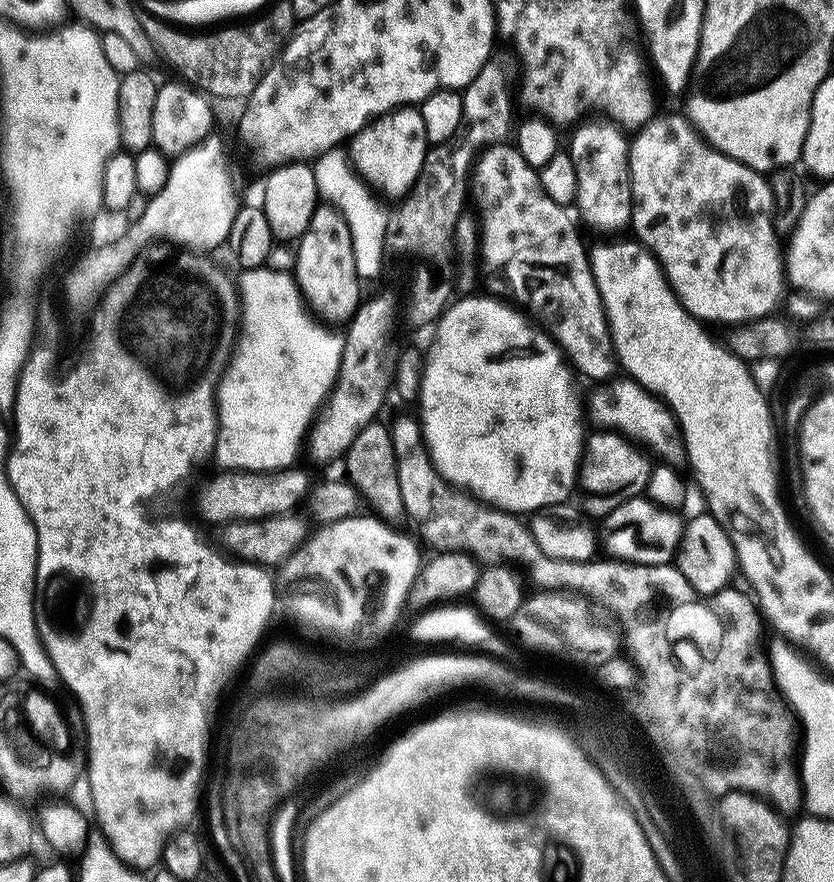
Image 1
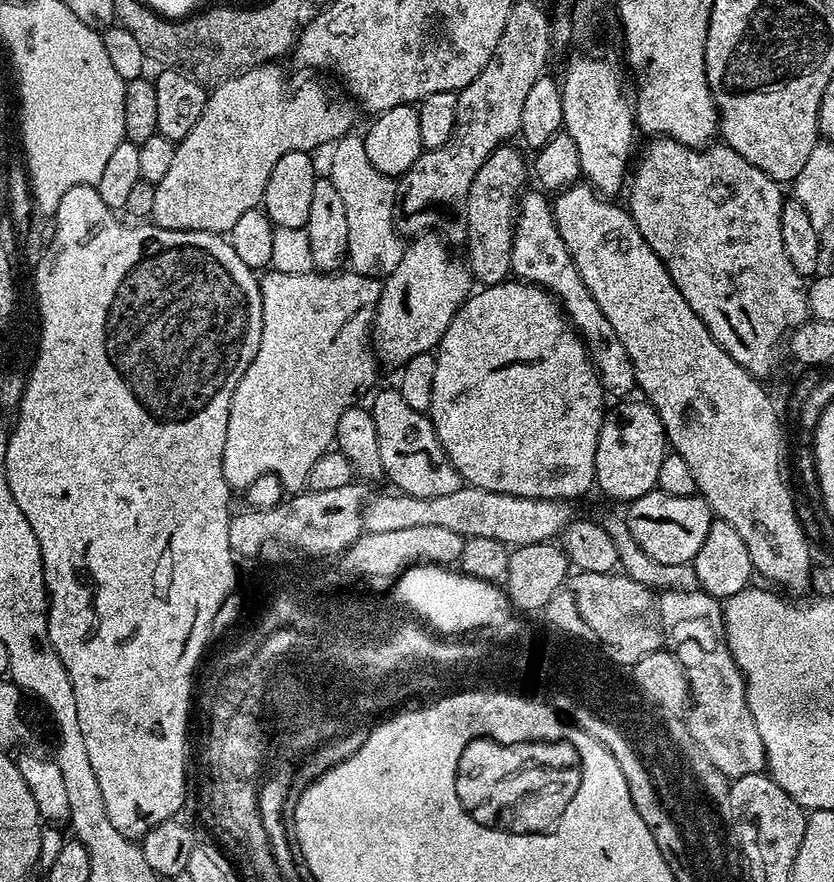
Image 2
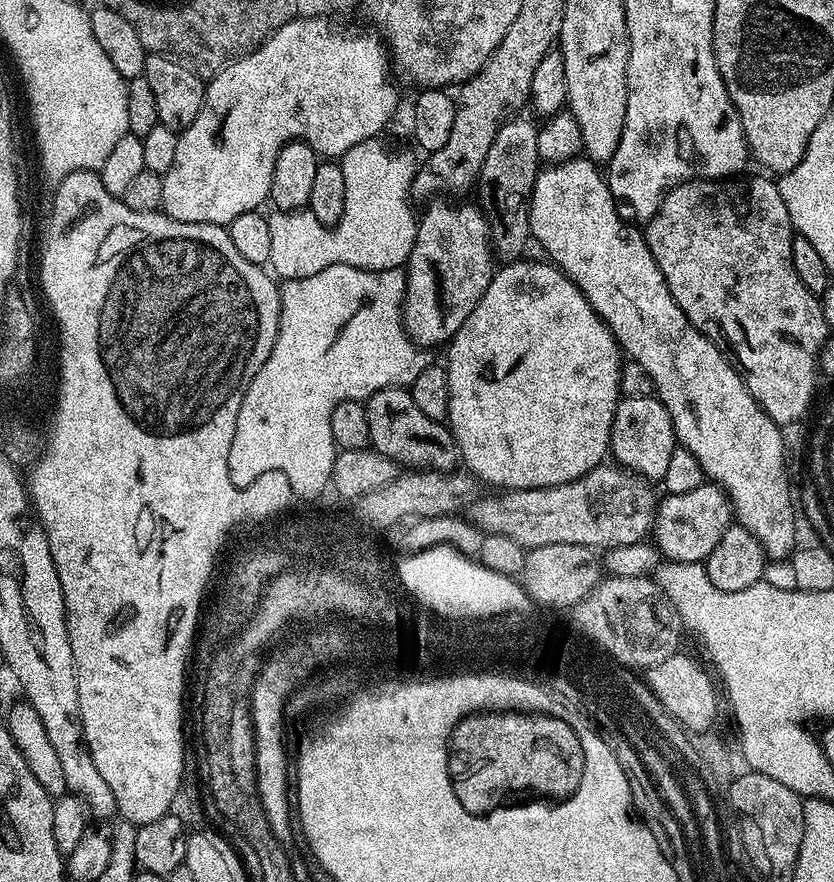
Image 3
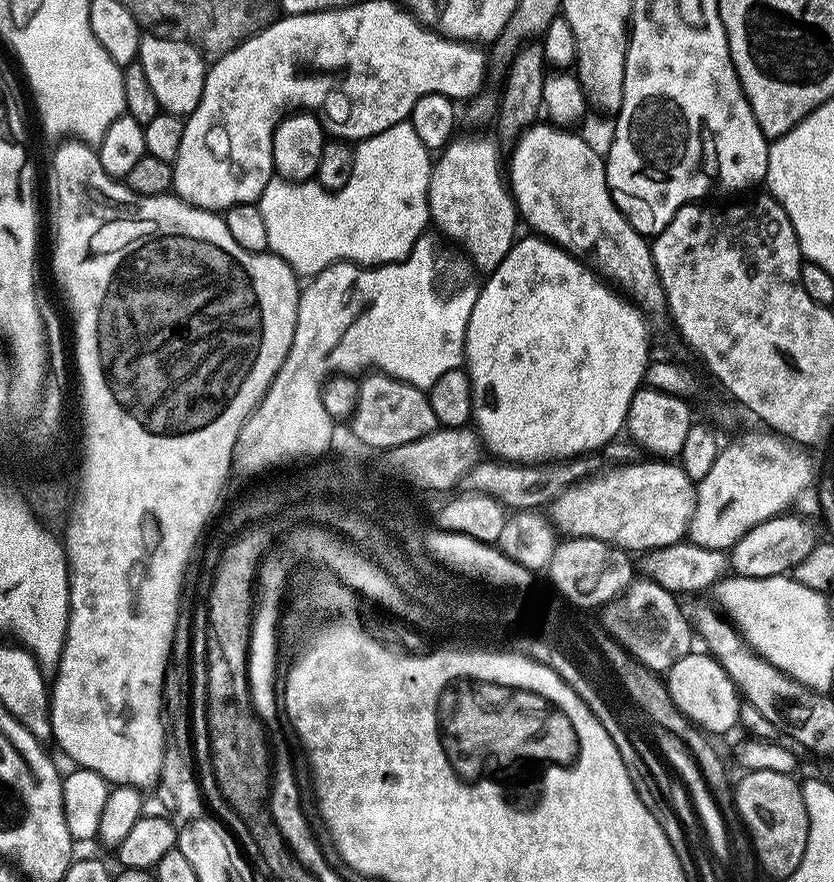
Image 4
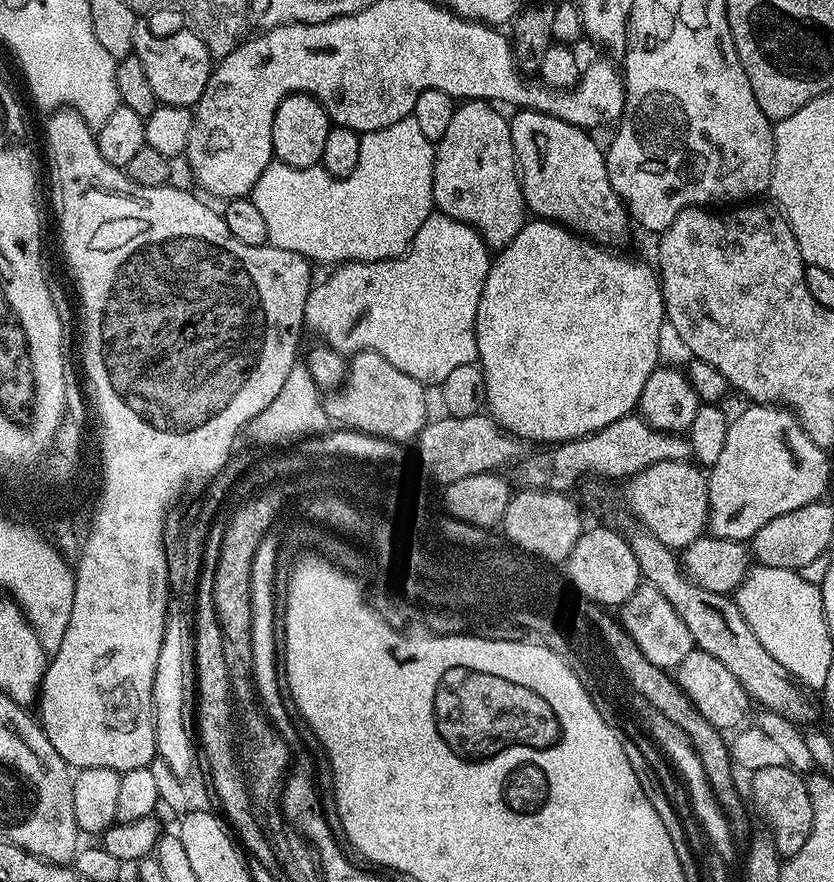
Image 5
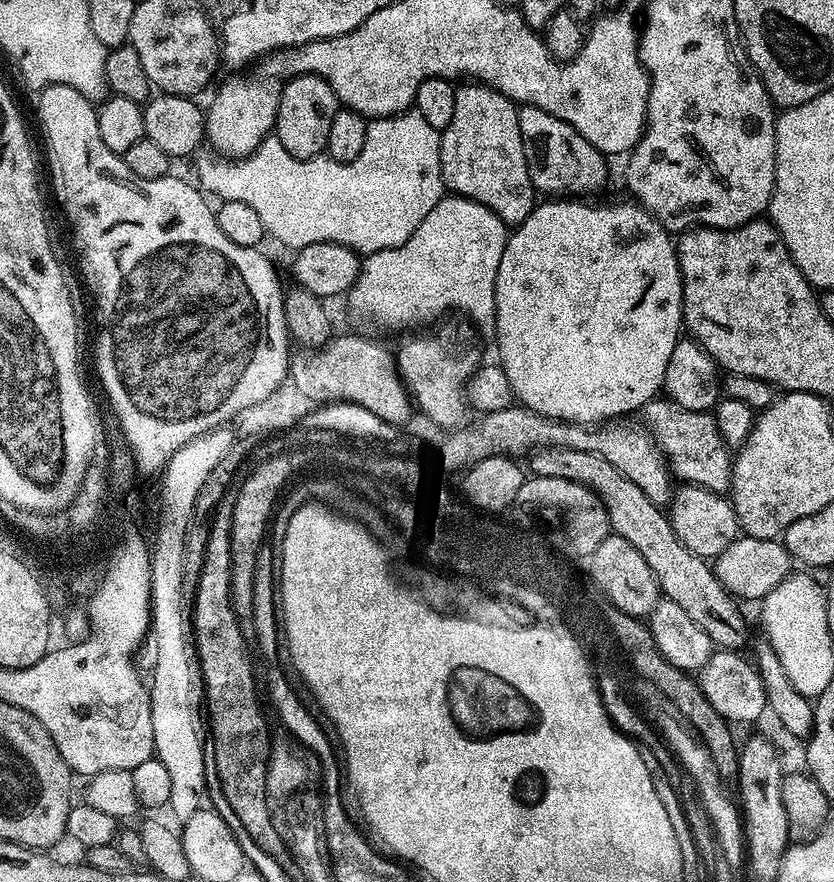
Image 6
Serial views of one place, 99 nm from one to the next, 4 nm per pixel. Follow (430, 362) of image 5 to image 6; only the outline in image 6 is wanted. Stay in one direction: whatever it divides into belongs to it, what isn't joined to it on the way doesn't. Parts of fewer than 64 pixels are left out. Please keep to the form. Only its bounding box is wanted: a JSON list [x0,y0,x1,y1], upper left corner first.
[346,194,509,330]

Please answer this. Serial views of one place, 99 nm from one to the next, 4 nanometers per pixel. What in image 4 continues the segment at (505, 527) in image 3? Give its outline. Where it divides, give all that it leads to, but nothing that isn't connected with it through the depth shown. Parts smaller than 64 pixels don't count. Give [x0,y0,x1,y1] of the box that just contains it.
[550,458,696,554]

